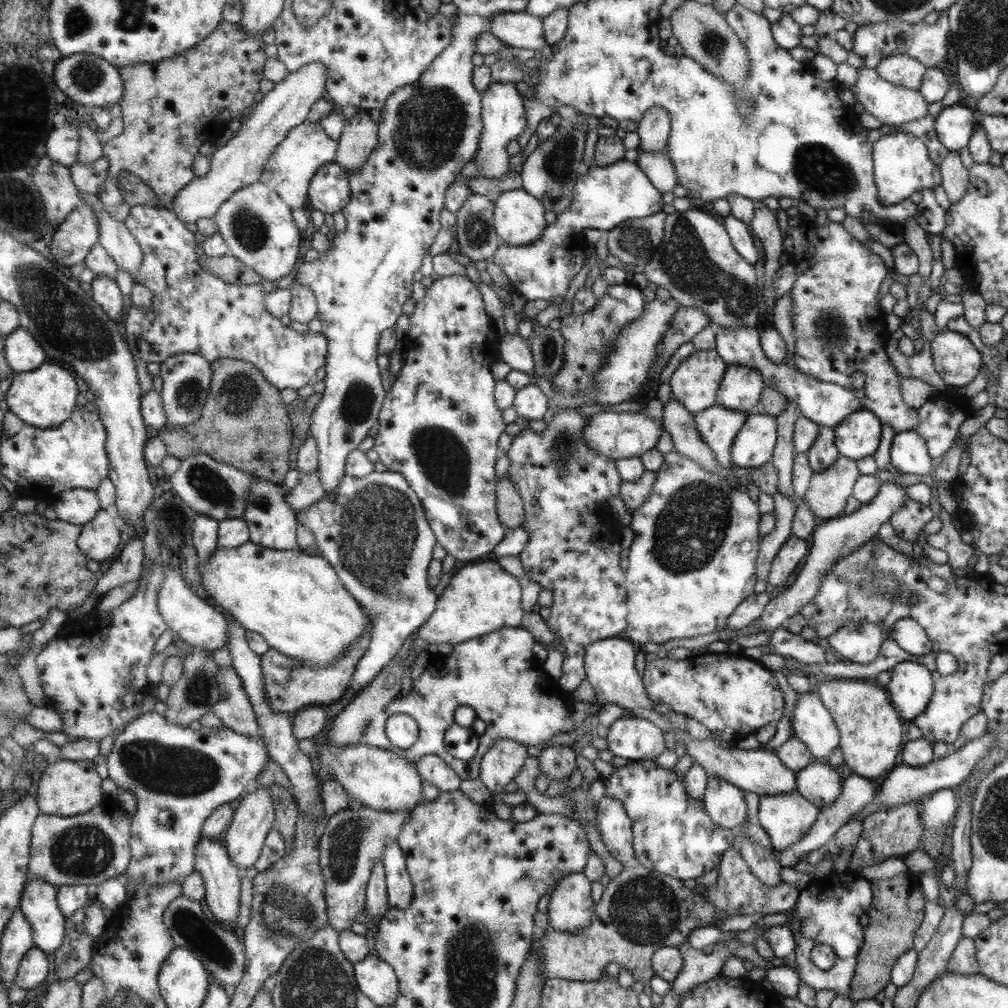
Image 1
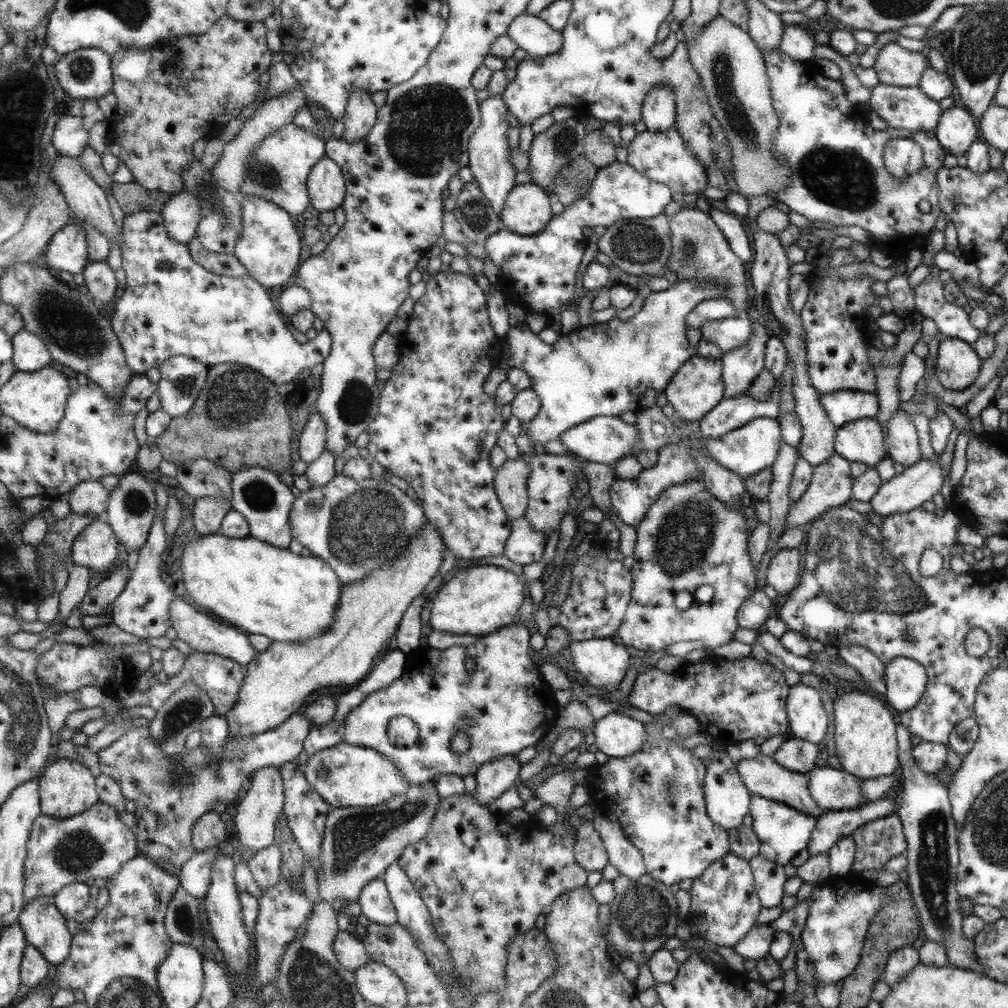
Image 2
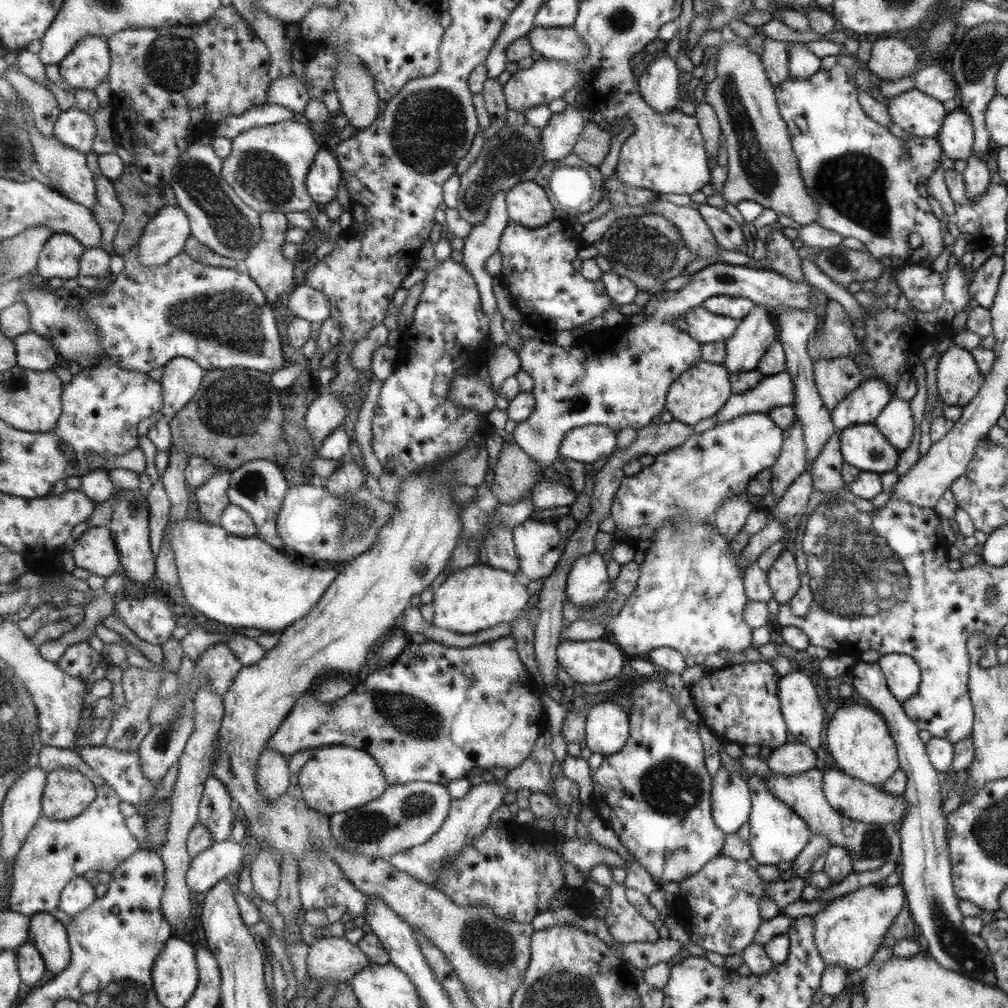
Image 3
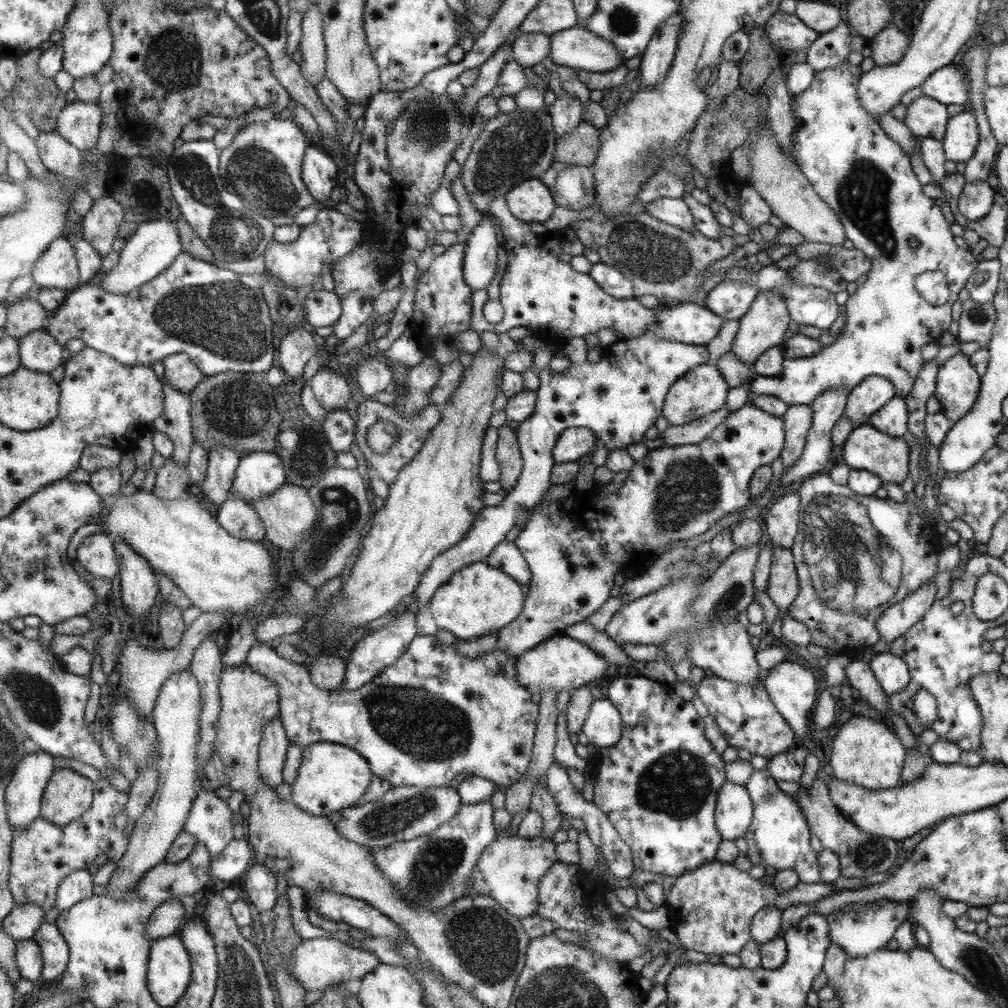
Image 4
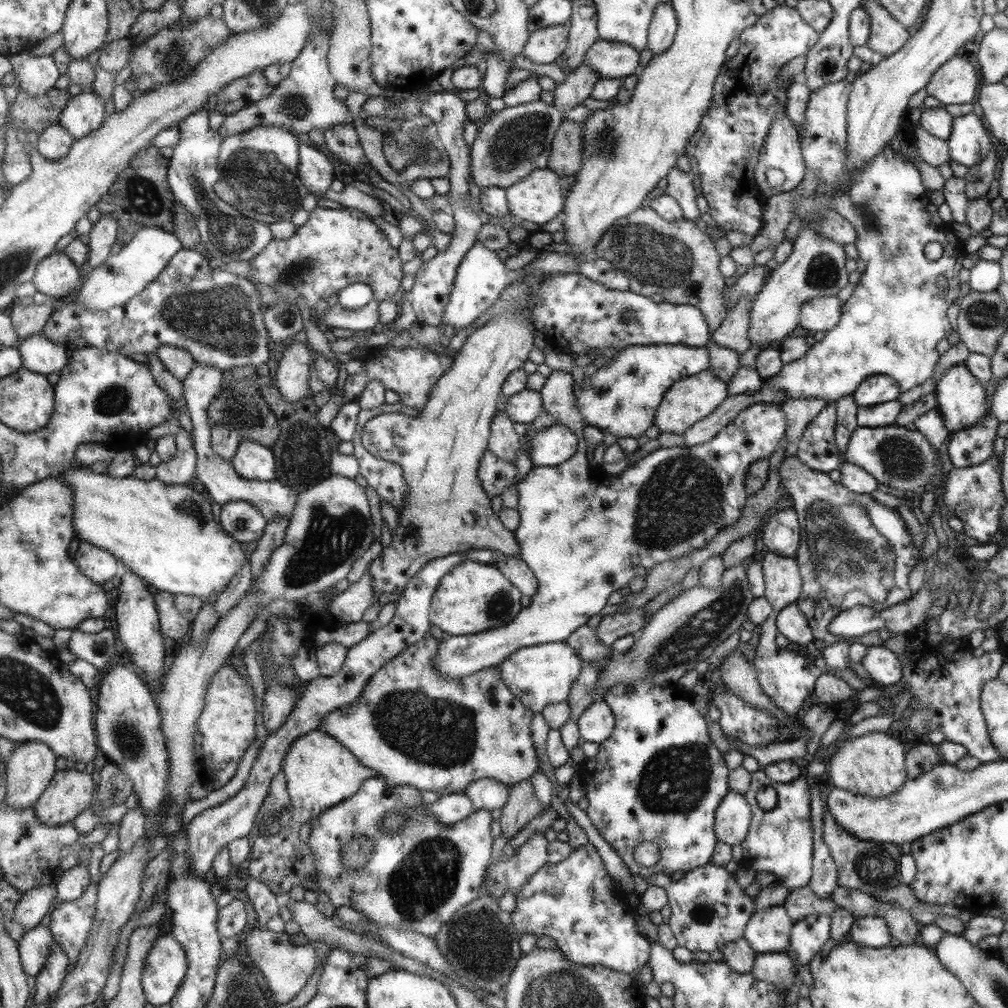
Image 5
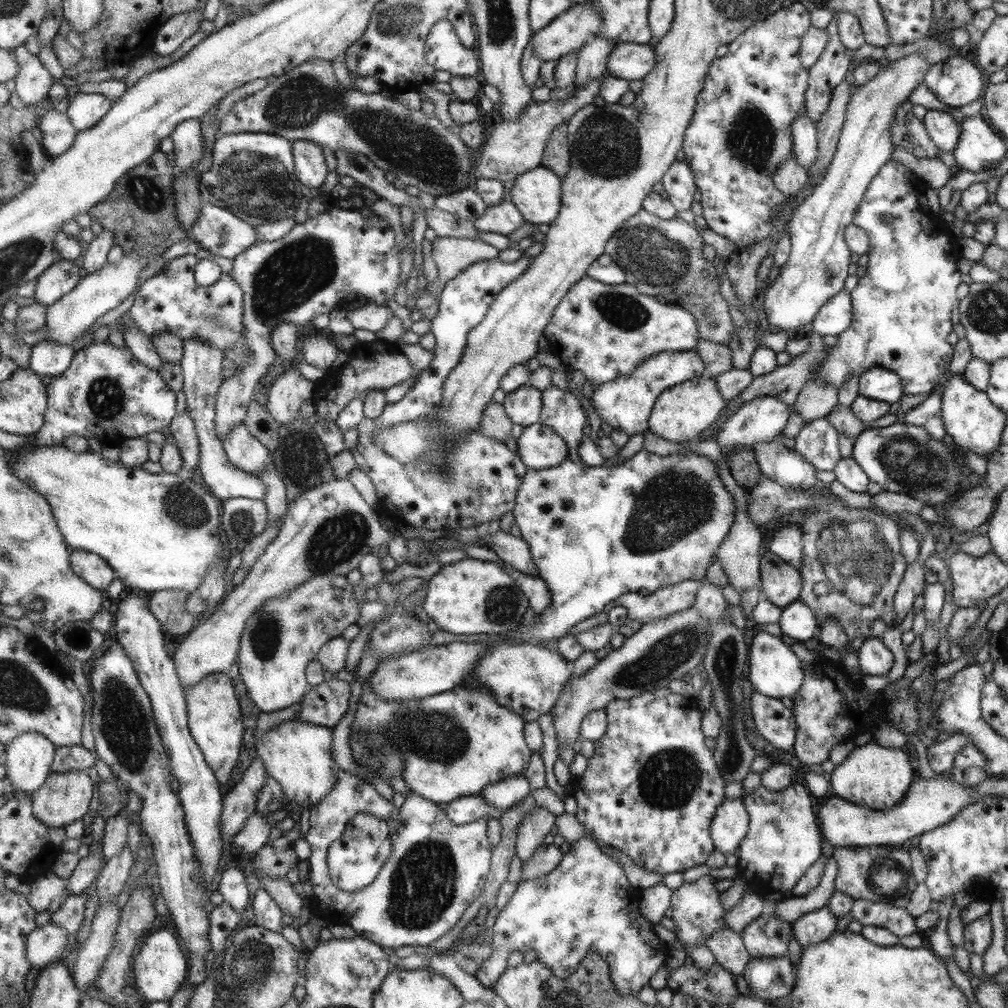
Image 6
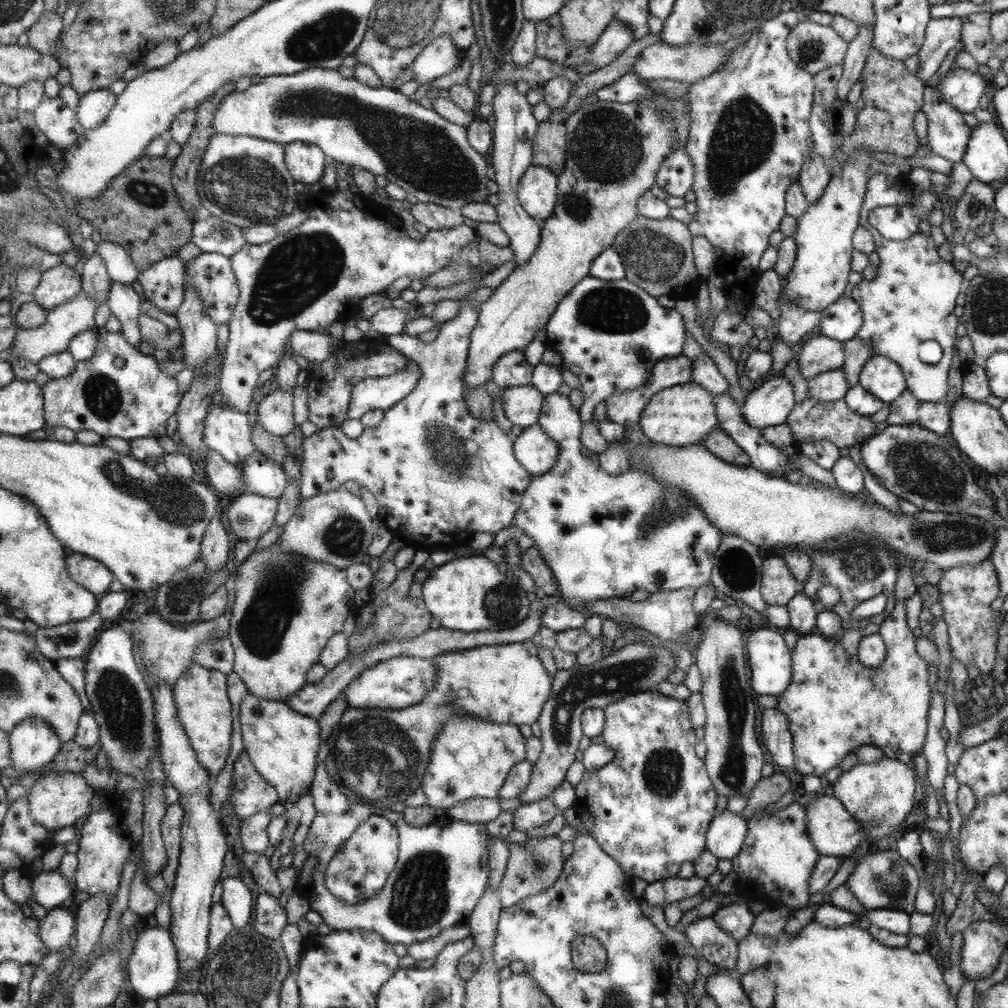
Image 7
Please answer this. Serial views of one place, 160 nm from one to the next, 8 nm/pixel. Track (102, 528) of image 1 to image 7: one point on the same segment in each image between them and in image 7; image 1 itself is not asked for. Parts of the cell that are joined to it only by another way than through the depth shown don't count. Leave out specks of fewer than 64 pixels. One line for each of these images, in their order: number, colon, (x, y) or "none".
2: (97, 547)
3: (96, 551)
4: (97, 554)
5: (99, 565)
6: (96, 570)
7: (92, 574)

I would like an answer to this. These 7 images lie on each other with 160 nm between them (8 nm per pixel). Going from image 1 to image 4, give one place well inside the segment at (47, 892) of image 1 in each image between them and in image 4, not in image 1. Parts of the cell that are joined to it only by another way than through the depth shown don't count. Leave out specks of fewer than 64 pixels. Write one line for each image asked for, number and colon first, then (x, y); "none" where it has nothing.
2: (45, 926)
3: (47, 934)
4: (55, 948)

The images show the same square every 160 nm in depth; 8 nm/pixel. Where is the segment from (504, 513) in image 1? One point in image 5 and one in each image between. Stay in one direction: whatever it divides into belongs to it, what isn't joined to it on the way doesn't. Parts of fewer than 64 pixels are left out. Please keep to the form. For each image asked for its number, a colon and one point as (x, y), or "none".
2: (511, 477)
3: (514, 472)
4: (507, 453)
5: (503, 443)

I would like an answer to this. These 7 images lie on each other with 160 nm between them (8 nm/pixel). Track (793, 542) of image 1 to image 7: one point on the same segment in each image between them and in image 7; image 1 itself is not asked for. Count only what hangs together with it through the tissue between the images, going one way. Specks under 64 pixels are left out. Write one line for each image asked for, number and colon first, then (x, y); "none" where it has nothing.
2: (782, 573)
3: (782, 578)
4: (781, 588)
5: (781, 580)
6: (779, 584)
7: (777, 586)

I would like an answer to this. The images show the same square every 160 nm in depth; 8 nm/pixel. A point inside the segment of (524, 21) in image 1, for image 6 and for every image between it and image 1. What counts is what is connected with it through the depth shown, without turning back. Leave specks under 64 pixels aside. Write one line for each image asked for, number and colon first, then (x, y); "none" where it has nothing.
2: (536, 37)
3: (560, 44)
4: (577, 47)
5: (609, 60)
6: (629, 61)

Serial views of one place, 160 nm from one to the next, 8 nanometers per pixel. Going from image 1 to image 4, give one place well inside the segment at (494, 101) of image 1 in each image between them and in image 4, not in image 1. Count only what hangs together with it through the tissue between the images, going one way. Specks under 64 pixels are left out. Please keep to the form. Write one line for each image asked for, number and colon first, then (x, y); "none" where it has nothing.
2: (488, 161)
3: (483, 239)
4: (479, 254)

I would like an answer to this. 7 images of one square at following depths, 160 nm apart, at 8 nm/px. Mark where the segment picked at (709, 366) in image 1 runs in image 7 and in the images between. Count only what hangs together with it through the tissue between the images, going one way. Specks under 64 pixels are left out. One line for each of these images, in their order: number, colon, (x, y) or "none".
2: (697, 387)
3: (699, 393)
4: (703, 389)
5: (692, 399)
6: (681, 413)
7: (678, 416)

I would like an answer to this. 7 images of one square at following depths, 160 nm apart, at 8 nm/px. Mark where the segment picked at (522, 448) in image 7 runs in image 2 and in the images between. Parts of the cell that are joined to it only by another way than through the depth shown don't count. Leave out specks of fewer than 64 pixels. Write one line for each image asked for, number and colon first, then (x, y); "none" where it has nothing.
2: (605, 439)
3: (588, 444)
4: (574, 443)
5: (555, 445)
6: (538, 447)

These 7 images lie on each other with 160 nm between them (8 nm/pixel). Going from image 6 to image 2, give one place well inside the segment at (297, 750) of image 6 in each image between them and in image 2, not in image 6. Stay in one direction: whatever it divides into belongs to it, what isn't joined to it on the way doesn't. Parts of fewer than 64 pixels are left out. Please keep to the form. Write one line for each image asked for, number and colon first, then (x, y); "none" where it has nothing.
2: (347, 775)
3: (338, 777)
4: (332, 776)
5: (321, 772)

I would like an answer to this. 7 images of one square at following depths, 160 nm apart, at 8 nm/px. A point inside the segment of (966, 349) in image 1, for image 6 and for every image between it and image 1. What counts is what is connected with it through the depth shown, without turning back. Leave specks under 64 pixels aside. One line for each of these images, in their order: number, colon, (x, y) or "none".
2: (956, 367)
3: (958, 380)
4: (957, 385)
5: (960, 398)
6: (972, 421)

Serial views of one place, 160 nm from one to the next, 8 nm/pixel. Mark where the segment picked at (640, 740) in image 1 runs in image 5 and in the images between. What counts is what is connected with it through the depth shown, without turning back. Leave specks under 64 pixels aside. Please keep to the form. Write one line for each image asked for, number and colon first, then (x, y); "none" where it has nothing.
2: (616, 735)
3: (606, 727)
4: (601, 727)
5: (595, 723)

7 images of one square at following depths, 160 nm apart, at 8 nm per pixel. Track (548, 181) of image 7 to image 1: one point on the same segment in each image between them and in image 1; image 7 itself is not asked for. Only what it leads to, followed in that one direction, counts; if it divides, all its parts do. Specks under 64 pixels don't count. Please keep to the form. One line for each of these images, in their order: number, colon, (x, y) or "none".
1: (518, 218)
2: (526, 211)
3: (526, 204)
4: (530, 202)
5: (537, 198)
6: (535, 193)

